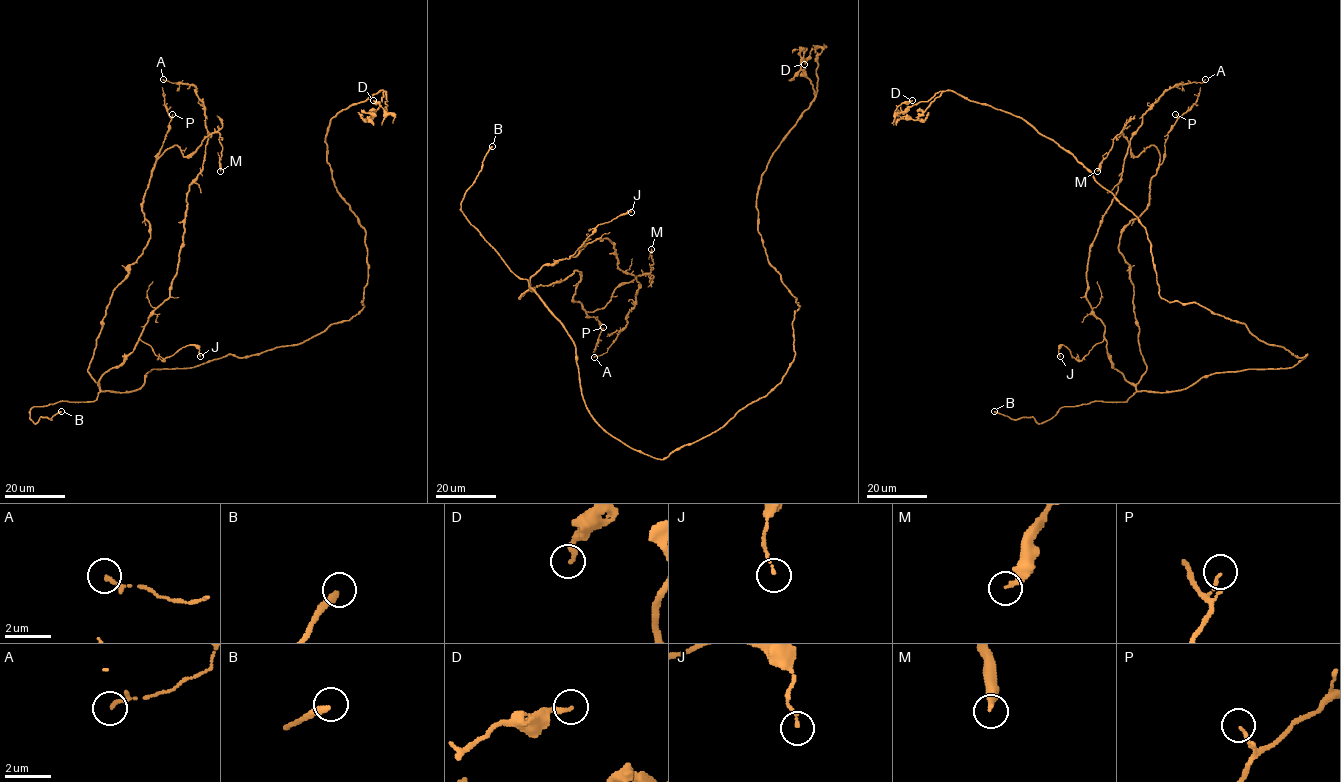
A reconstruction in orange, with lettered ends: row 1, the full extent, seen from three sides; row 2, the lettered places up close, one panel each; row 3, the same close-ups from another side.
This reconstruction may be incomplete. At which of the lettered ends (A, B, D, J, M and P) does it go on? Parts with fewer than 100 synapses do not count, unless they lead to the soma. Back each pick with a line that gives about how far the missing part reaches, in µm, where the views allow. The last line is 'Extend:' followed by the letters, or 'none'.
B: Missing length about 20 µm
Extend: B

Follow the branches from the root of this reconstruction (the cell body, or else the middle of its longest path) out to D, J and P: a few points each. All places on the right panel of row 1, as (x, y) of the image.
D: (1307, 354), (1266, 344), (1195, 303), (1163, 299), (1140, 220), (1021, 118), (951, 90), (895, 112), (912, 100)
J: (1307, 354), (1166, 392), (1137, 391), (1104, 339), (1081, 360), (1064, 345), (1060, 356)
P: (1307, 354), (1289, 368), (1136, 390), (1146, 366), (1119, 242), (1147, 207), (1175, 114)

